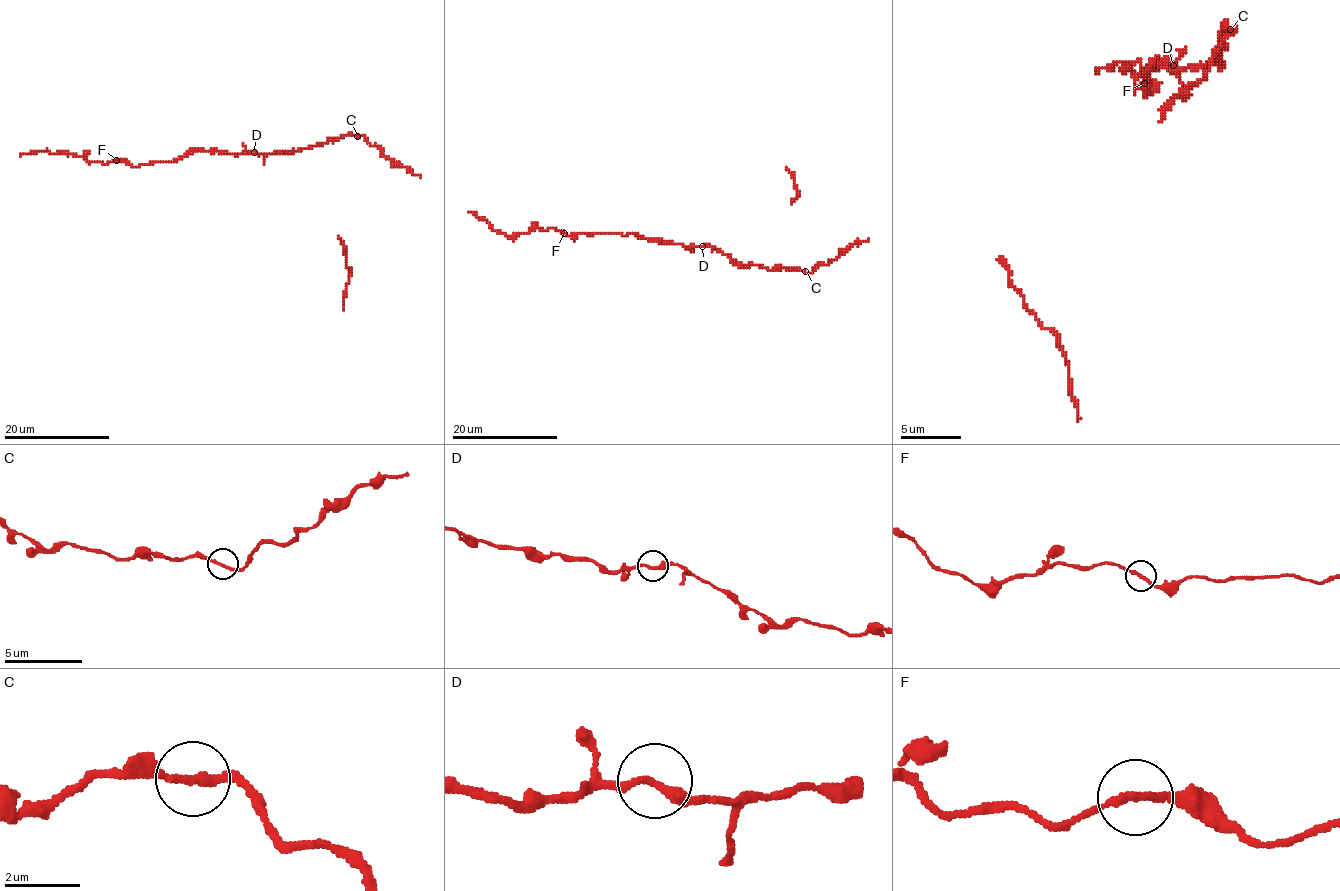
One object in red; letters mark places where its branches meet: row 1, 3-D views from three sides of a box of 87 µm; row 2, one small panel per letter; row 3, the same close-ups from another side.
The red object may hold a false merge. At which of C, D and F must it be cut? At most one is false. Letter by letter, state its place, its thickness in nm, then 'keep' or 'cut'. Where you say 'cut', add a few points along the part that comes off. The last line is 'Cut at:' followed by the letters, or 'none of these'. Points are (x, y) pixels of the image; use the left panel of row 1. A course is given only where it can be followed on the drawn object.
C: (357, 136) | 200 nm | keep
D: (254, 152) | 240 nm | keep
F: (116, 160) | 200 nm | keep
Cut at: none of these

